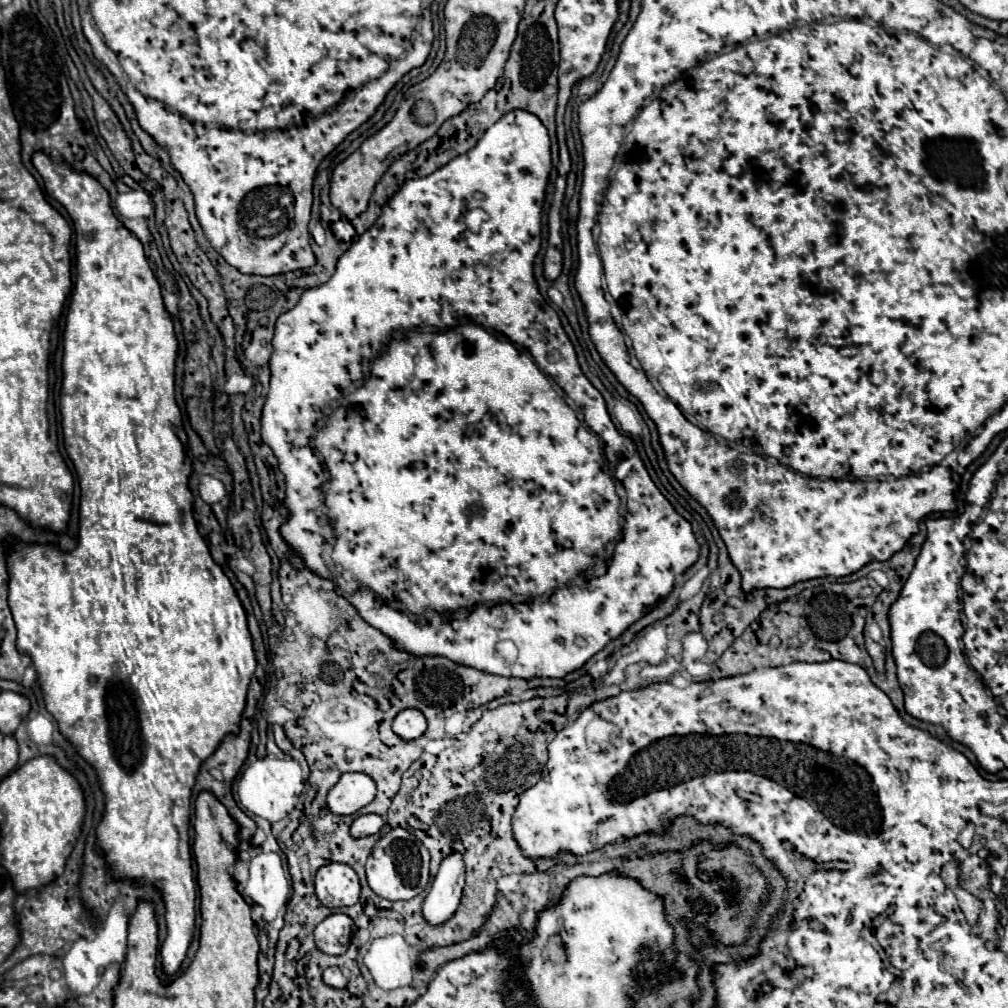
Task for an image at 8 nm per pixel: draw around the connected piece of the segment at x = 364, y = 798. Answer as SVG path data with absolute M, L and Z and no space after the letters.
M348 772L342 774L336 786L330 788L326 804L330 812L346 816L362 810L366 804L374 800L374 796L376 796L376 784L370 776L360 772Z

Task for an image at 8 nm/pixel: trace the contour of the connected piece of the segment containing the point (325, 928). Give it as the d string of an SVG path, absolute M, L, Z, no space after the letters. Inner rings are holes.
M340 912L324 918L314 930L316 946L324 954L332 954L332 956L344 954L350 946L352 926L354 926L354 922L346 914L340 914Z

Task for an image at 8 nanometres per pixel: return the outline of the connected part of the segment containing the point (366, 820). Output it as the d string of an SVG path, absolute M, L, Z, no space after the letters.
M364 814L360 818L356 818L350 826L350 834L352 838L364 838L364 836L372 836L382 828L384 820L376 814Z

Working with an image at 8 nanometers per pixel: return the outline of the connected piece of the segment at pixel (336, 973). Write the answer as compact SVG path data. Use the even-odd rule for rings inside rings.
M336 966L326 968L324 974L322 974L322 980L324 980L324 984L328 984L328 986L332 986L332 988L346 988L346 984L348 984L346 976L344 976Z

